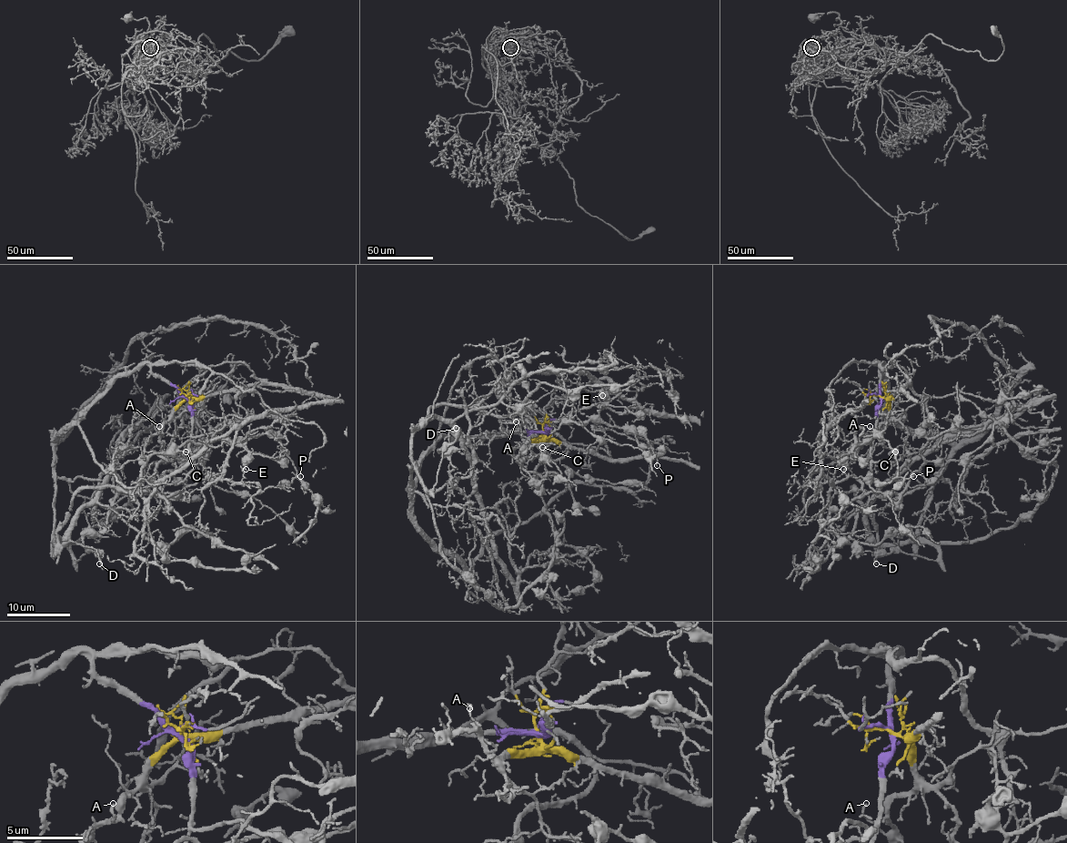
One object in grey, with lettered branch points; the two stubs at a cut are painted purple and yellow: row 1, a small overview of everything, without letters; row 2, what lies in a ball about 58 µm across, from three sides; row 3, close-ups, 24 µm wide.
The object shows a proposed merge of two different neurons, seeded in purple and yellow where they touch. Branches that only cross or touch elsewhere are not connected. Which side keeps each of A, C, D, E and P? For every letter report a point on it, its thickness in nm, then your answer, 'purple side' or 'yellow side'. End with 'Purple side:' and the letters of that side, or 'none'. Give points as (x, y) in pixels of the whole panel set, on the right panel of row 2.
A: place (870, 426); calibre 130 nm; yellow side
C: place (895, 451); calibre 80 nm; purple side
D: place (876, 563); calibre 150 nm; purple side
E: place (843, 469); calibre 280 nm; purple side
P: place (913, 476); calibre 140 nm; purple side
Purple side: C, D, E, P

